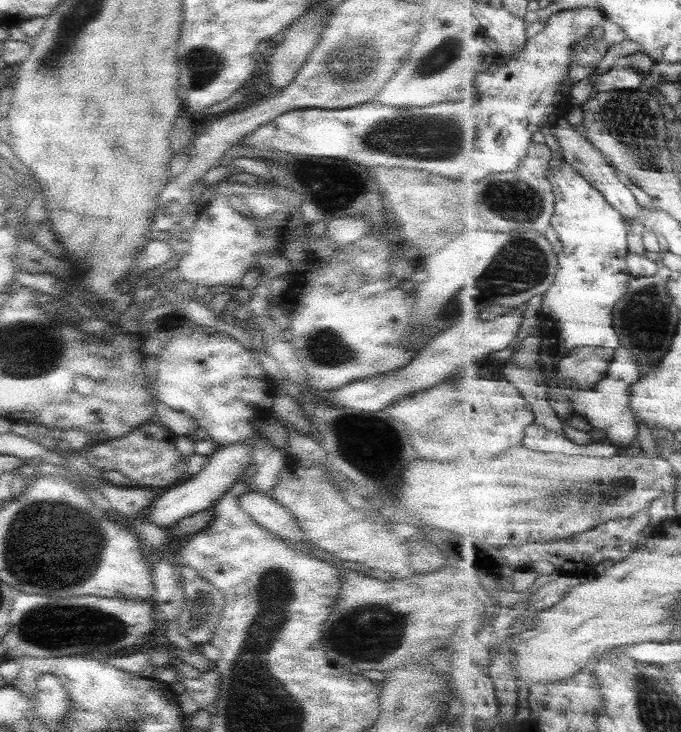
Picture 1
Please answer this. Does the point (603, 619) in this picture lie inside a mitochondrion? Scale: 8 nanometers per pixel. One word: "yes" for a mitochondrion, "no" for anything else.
no

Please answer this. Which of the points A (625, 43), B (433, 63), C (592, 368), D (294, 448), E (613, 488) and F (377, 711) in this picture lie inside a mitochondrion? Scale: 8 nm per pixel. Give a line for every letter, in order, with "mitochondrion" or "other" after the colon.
A: other
B: mitochondrion
C: other
D: other
E: mitochondrion
F: other

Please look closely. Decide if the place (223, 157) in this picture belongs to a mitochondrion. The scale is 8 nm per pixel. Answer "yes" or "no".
no

